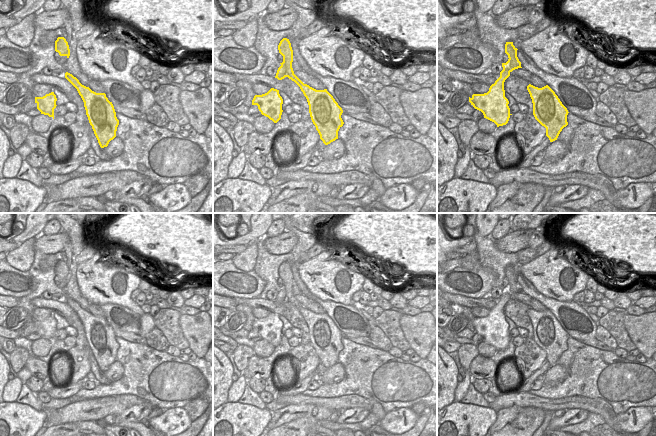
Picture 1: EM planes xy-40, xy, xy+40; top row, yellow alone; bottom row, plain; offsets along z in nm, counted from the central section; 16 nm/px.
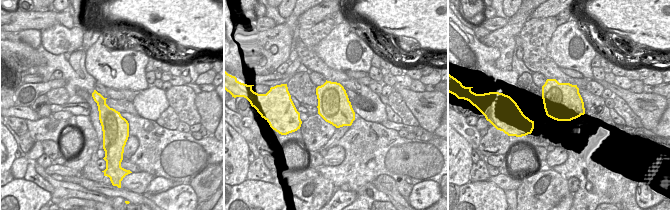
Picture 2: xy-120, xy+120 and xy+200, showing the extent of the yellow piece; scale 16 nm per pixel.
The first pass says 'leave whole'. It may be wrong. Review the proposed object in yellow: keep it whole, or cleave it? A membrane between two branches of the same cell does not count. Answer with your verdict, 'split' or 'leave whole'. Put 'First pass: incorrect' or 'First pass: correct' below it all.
split
First pass: incorrect

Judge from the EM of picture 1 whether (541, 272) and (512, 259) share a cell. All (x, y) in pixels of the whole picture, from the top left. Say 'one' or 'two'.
two

